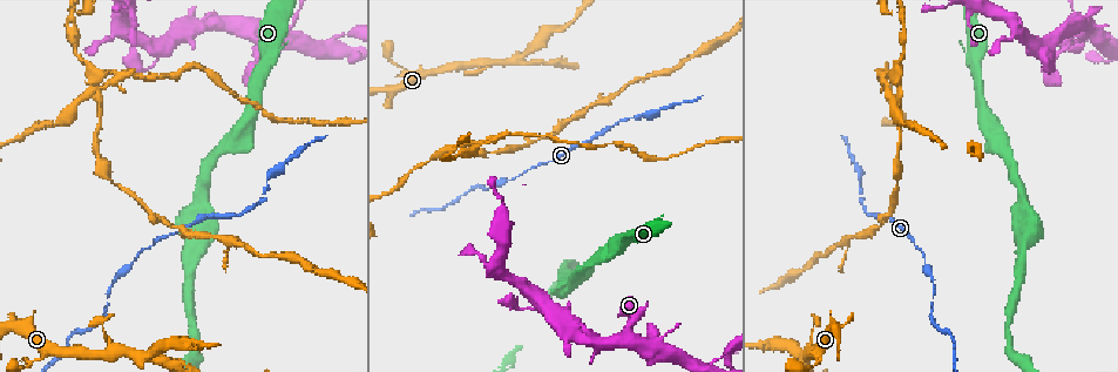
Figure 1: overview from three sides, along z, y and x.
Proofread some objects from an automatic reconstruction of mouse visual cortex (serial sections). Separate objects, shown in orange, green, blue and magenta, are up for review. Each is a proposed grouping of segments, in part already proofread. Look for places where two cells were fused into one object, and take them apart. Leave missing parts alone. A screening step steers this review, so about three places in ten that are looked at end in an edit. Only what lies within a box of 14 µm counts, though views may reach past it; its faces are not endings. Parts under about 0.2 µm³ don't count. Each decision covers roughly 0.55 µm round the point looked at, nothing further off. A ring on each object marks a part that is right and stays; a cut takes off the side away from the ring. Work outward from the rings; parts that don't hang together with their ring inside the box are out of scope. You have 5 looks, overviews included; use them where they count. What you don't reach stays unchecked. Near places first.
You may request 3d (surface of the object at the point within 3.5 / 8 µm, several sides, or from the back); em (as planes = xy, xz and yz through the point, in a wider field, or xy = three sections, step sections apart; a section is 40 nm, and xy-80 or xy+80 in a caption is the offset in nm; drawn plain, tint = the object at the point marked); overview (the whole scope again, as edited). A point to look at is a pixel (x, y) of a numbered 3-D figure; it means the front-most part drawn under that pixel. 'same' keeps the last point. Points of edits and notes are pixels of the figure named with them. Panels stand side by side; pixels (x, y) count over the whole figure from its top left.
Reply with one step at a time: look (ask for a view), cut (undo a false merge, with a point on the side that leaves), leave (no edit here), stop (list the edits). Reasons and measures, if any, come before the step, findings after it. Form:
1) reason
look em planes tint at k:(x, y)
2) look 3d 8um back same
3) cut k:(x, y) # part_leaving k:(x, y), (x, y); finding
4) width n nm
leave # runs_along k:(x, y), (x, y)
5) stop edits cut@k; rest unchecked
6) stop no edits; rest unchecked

narrows sharply
look 3d 3.5um at 1:(932, 302)

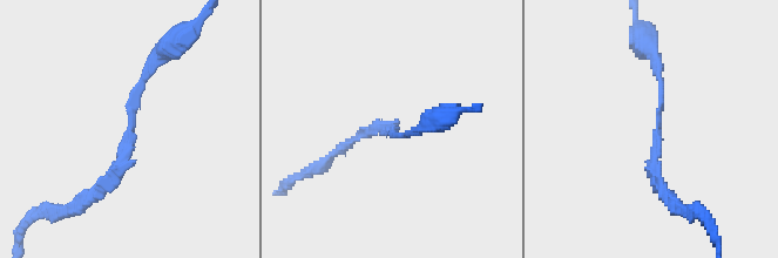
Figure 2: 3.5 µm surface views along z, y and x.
arm_widths 150, 150 nm; shape alone is not enough
look em planes tint at 2:(398, 135)

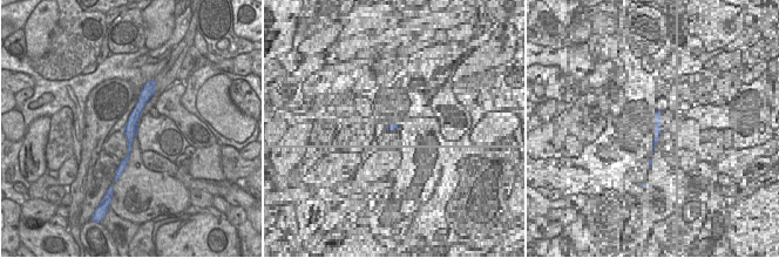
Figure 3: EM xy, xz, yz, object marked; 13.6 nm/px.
leave # runs_along 2:(160, 53), (102, 185); all the same cell

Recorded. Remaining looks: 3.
three arms meet
look 3d 3.5um at 1:(516, 61)

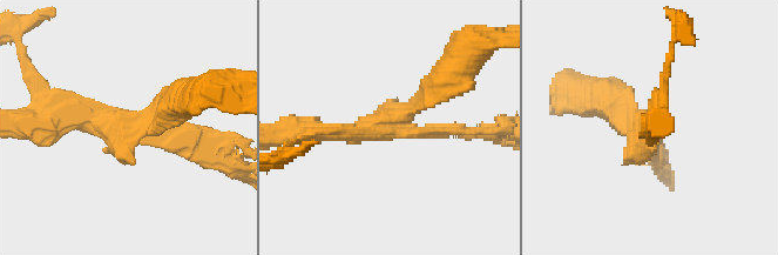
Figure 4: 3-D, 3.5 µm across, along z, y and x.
look em xy step 5 tint at 4:(395, 122)

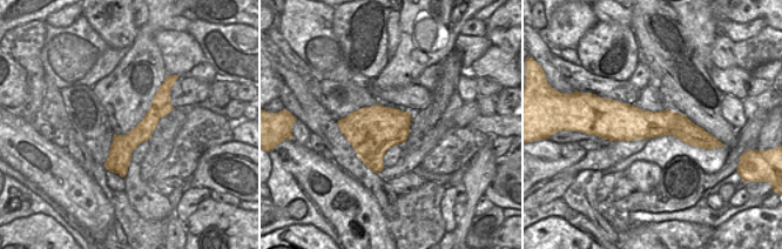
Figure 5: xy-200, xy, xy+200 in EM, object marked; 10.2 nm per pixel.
cut it another way
look em planes tint same

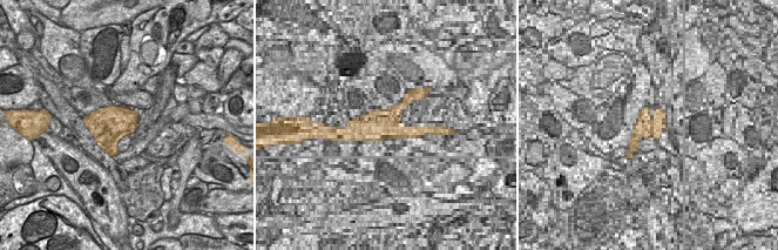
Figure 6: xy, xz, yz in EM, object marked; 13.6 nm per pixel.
cut 4:(613, 112) # part_leaving 4:(386, 121), (412, 107), (469, 55); a second cell is stuck on

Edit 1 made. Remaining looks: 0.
stop edits cut@4; rest unchecked

